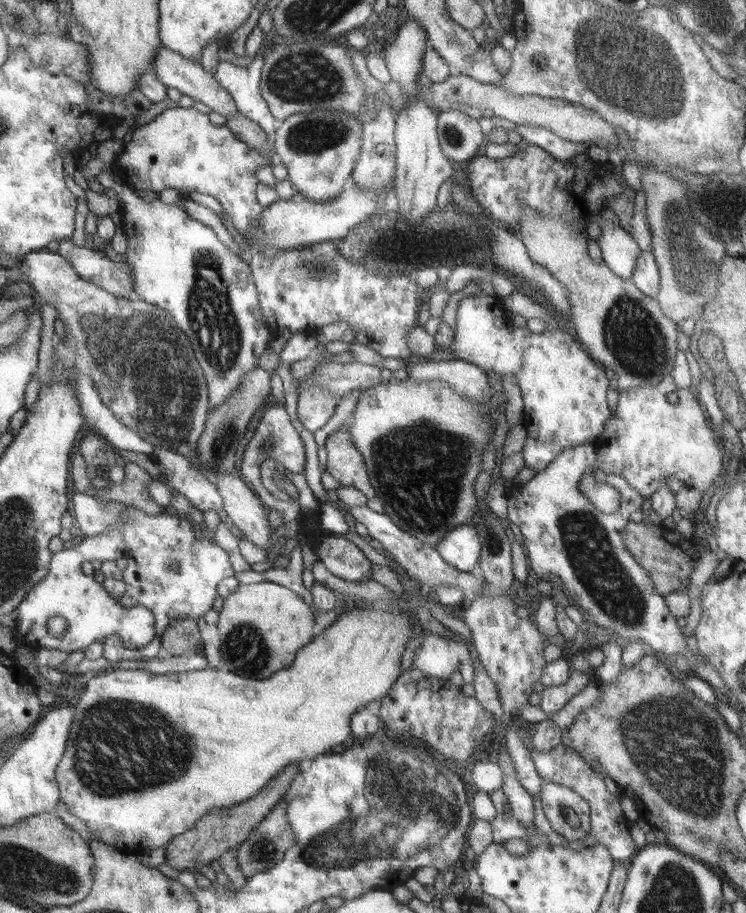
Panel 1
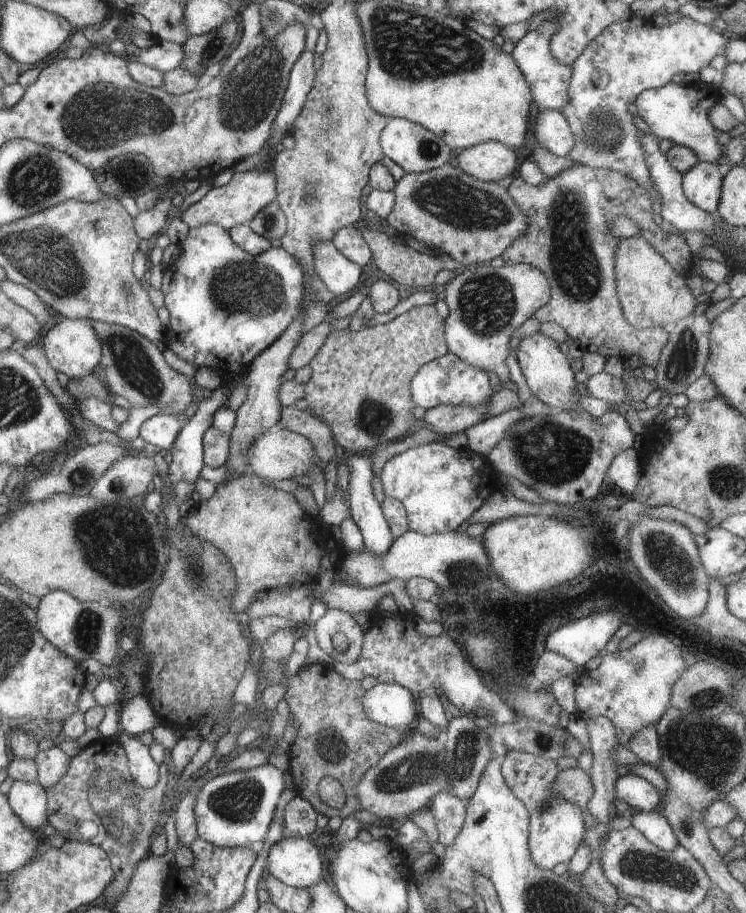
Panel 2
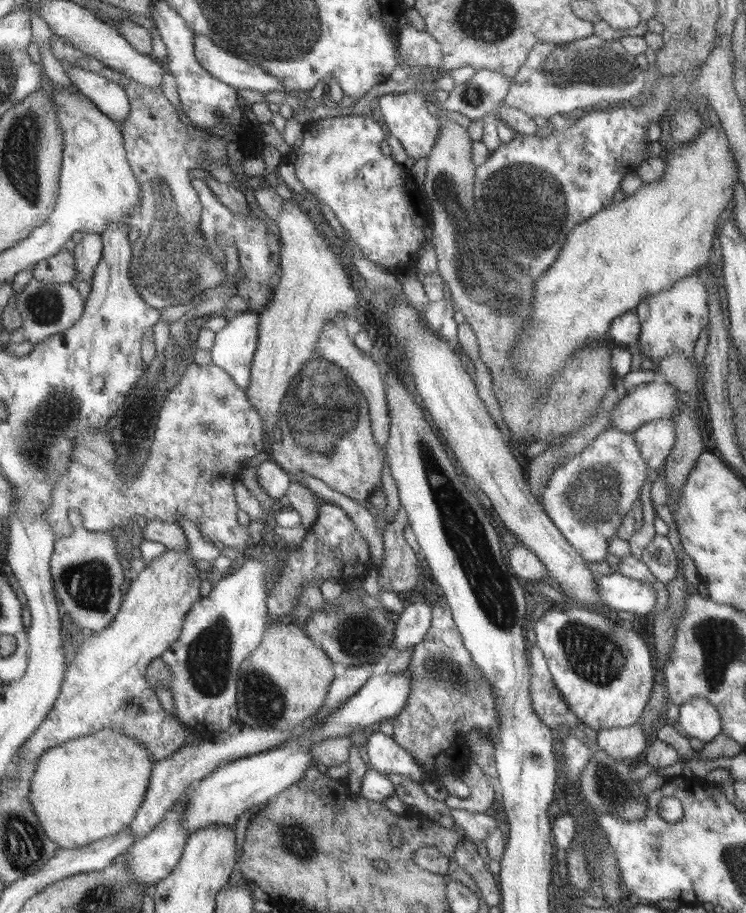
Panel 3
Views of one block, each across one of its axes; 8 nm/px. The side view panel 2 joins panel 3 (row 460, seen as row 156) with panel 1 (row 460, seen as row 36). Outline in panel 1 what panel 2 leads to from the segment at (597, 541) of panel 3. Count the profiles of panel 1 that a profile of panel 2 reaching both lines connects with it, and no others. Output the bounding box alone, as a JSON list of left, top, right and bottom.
[593,374,724,499]

